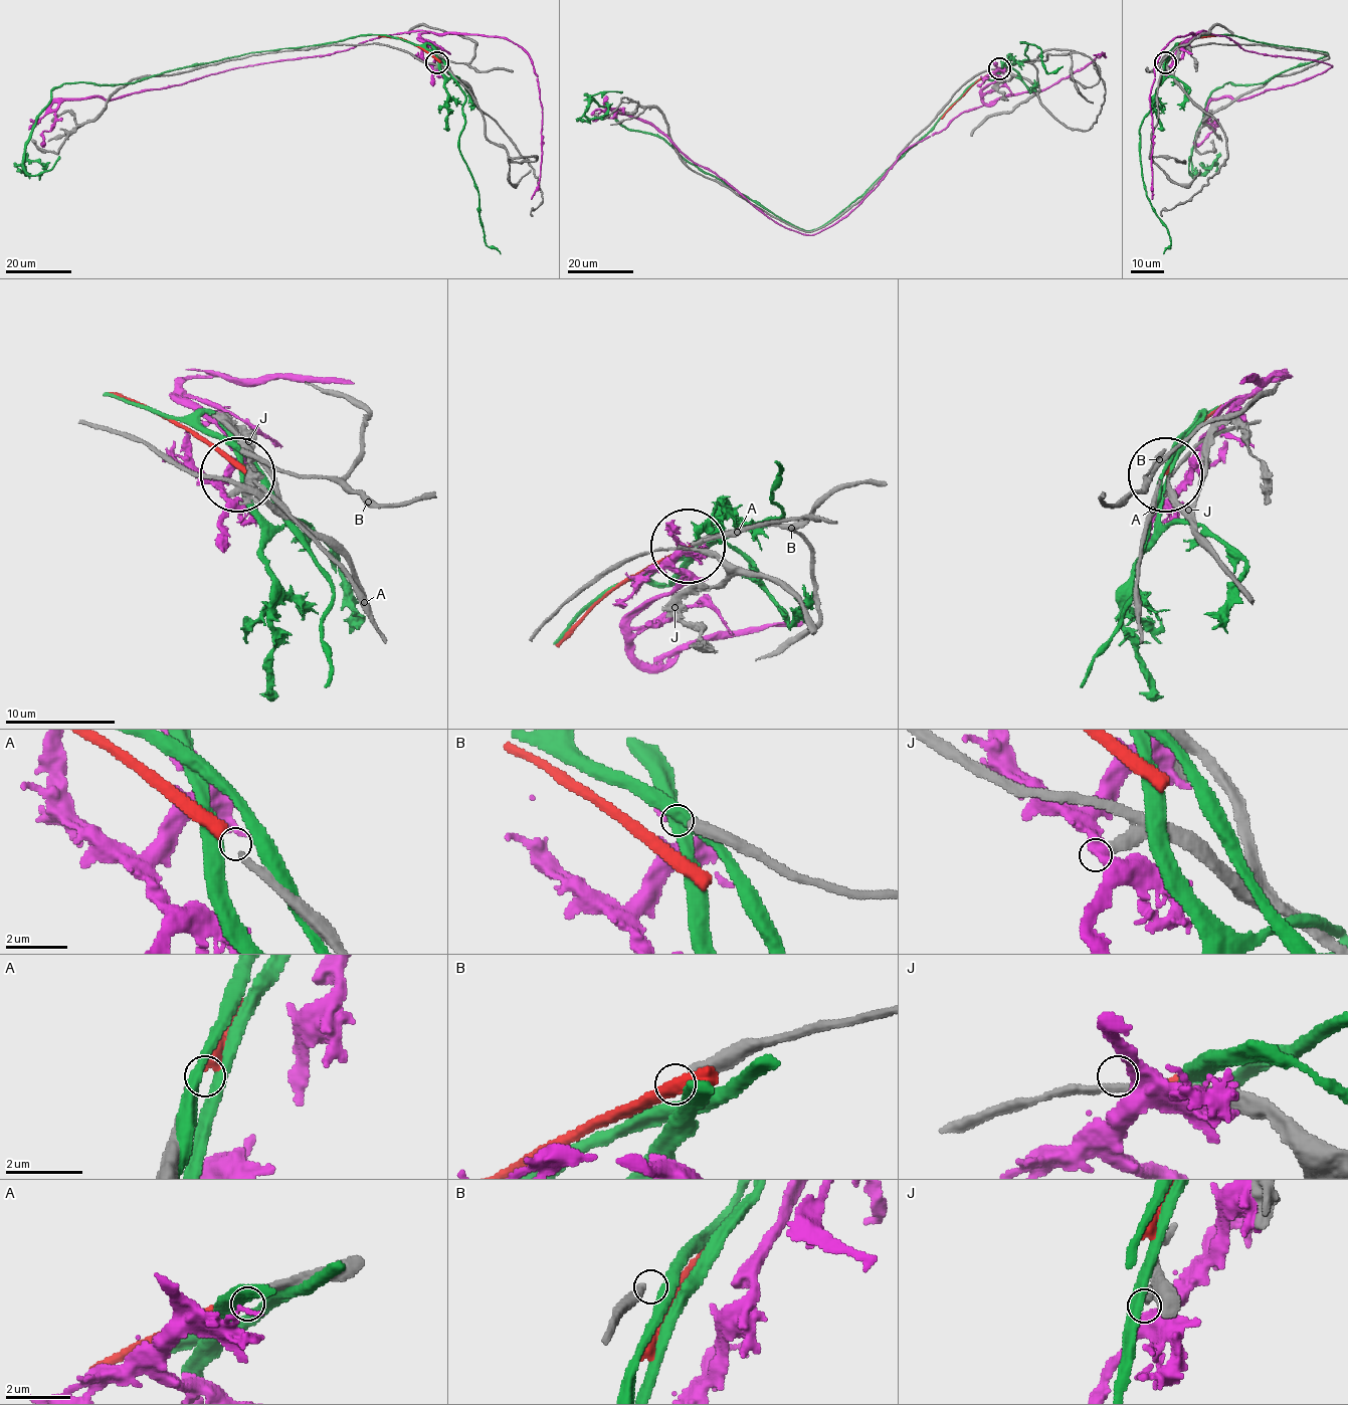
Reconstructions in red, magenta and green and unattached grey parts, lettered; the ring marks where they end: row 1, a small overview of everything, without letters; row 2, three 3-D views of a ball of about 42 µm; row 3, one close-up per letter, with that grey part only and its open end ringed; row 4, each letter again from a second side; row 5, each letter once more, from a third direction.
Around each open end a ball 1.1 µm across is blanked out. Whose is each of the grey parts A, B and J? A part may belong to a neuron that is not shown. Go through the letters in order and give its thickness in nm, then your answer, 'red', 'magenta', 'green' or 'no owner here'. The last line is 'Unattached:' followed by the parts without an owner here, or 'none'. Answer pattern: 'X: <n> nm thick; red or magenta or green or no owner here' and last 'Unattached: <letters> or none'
A: 240 nm thick; red
B: 360 nm thick; no owner here
J: 320 nm thick; no owner here
Unattached: B, J

